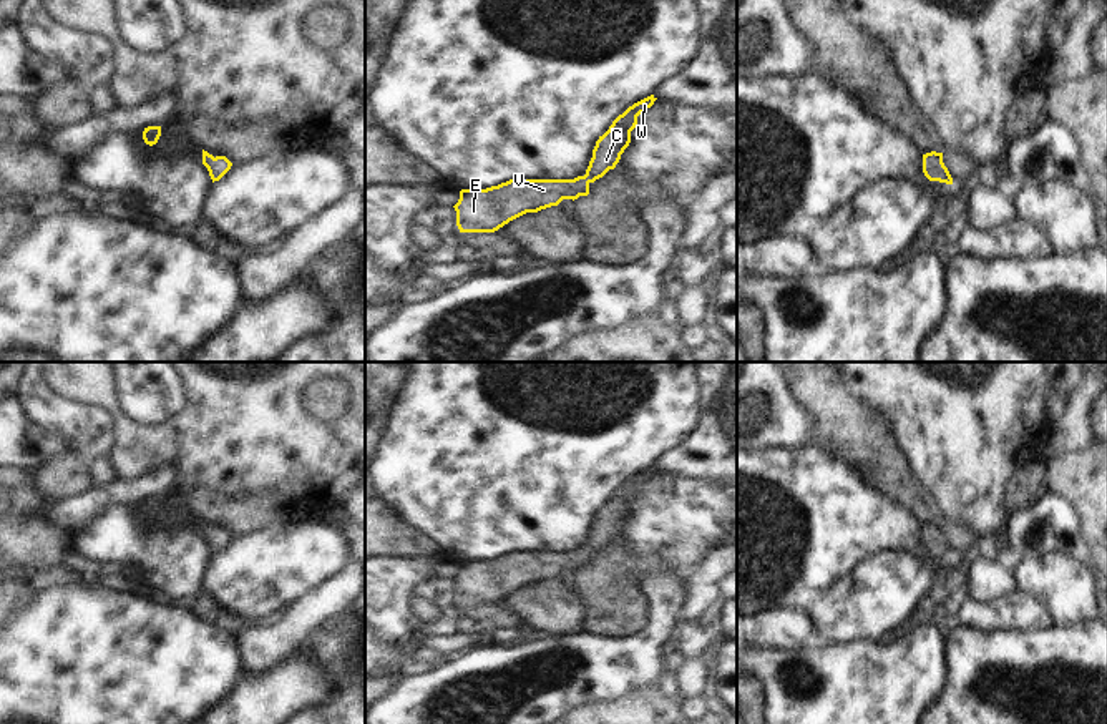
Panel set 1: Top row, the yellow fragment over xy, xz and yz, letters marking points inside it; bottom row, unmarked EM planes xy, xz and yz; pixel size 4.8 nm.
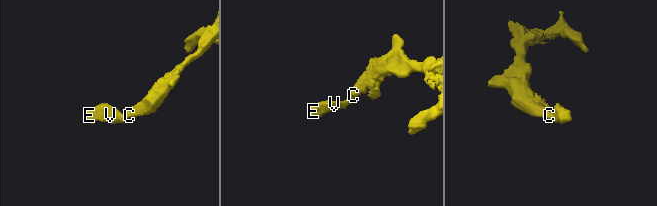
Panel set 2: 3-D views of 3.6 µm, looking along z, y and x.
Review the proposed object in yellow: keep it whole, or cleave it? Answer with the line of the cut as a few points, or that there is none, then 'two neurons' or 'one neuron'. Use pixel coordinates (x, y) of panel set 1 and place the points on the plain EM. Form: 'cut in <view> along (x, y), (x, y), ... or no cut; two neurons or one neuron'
no cut; one neuron

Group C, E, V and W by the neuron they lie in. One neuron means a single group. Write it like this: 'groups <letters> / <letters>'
groups C E V W

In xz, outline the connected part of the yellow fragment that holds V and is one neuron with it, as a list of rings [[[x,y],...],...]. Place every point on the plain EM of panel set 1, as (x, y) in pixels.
[[[654,467],[634,475],[599,508],[584,548],[574,551],[510,551],[486,561],[461,561],[453,578],[460,604],[495,604],[510,593],[589,566],[589,556],[614,541],[631,515],[637,488],[654,477]]]

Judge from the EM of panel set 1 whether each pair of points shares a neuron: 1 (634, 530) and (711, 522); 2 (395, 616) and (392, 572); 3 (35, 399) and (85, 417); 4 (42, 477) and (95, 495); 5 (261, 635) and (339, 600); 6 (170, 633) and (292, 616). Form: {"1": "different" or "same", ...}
{"1": "same", "2": "same", "3": "same", "4": "different", "5": "same", "6": "different"}

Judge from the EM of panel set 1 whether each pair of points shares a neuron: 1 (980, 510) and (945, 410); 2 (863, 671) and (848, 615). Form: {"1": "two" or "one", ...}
{"1": "one", "2": "two"}

